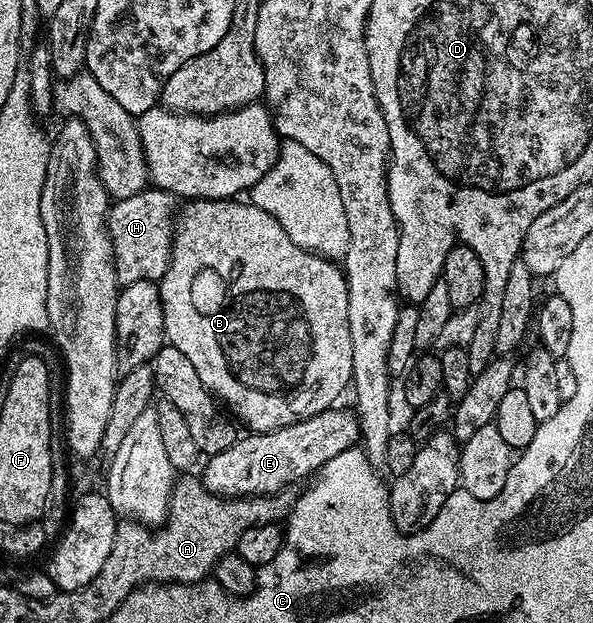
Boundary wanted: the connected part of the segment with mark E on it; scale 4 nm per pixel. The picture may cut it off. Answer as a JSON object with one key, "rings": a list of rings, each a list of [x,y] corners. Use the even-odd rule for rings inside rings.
{"rings":[[[334,405],[323,413],[315,413],[283,429],[242,434],[231,449],[223,449],[223,453],[215,453],[204,460],[203,482],[211,494],[222,497],[272,497],[283,488],[293,487],[300,479],[320,471],[327,461],[331,461],[331,457],[339,457],[339,453],[358,446],[360,438],[361,426],[357,423],[356,414],[352,410],[344,411],[341,405]]]}

